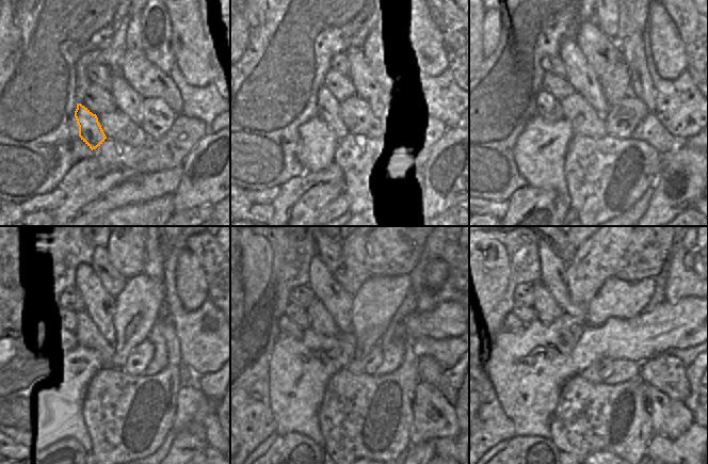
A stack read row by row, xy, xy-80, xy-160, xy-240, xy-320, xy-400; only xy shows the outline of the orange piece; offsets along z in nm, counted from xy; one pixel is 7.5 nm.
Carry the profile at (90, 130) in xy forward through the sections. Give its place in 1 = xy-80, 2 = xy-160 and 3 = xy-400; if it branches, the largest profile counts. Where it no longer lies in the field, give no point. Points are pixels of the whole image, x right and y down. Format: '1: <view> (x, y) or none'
1: xy-80 (311, 126)
2: xy-160 (548, 108)
3: xy-400 (511, 323)

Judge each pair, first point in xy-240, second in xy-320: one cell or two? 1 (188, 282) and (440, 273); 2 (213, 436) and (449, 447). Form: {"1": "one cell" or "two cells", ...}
{"1": "one cell", "2": "two cells"}

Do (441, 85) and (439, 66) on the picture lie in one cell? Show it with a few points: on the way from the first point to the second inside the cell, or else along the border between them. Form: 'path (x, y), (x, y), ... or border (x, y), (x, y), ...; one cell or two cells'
border (447, 68), (431, 79), (425, 79), (416, 73); two cells

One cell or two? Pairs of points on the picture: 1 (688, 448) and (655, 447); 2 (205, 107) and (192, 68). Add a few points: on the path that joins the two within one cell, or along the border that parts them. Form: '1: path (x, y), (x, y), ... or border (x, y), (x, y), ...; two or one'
1: path (679, 448), (663, 448); one
2: border (179, 70), (195, 85), (200, 85), (208, 78); two

